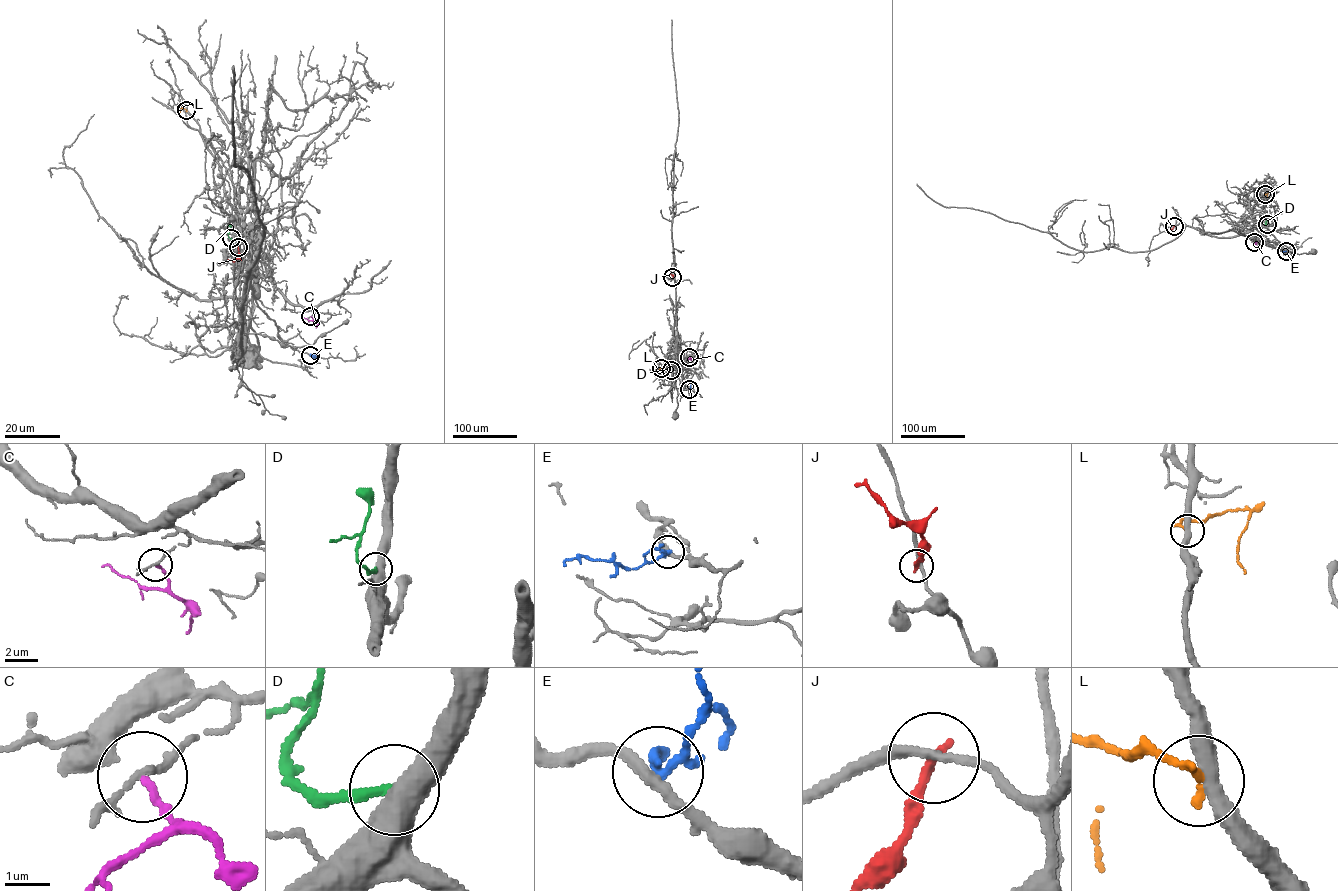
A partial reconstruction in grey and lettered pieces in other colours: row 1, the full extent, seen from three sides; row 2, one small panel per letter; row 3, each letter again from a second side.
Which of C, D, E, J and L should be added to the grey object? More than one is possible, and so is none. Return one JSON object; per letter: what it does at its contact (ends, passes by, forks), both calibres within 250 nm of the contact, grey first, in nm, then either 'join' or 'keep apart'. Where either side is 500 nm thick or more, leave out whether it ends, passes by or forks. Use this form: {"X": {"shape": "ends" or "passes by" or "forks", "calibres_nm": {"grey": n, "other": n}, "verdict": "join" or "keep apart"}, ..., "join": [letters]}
{"C": {"shape": "ends", "calibres_nm": {"grey": 130, "other": 140}, "verdict": "keep apart"}, "D": {"calibres_nm": {"grey": 550, "other": 220}, "verdict": "keep apart"}, "E": {"shape": "ends", "calibres_nm": {"grey": 260, "other": 280}, "verdict": "keep apart"}, "J": {"shape": "ends", "calibres_nm": {"grey": 200, "other": 240}, "verdict": "keep apart"}, "L": {"shape": "ends", "calibres_nm": {"grey": 380, "other": 220}, "verdict": "keep apart"}, "join": []}

